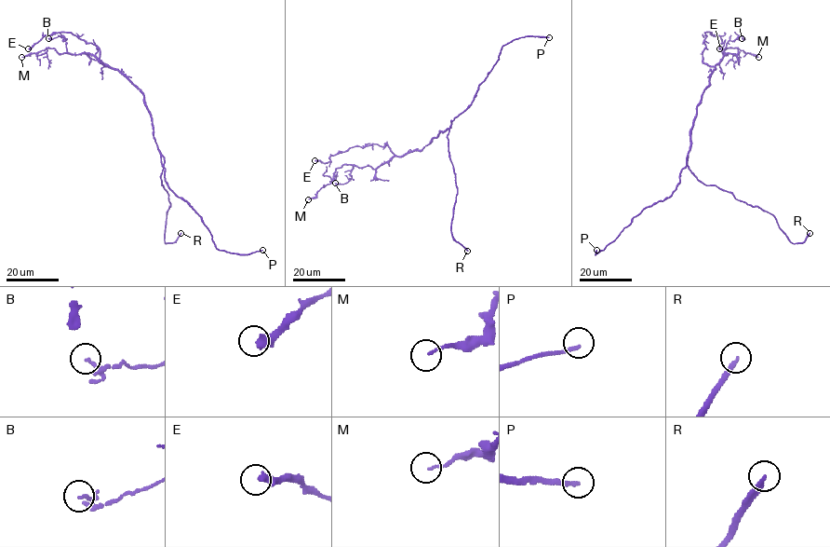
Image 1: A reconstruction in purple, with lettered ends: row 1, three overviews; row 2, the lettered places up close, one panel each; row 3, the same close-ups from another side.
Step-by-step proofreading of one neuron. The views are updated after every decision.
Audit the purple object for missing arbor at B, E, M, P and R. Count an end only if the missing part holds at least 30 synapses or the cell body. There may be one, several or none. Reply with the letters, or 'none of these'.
P, R

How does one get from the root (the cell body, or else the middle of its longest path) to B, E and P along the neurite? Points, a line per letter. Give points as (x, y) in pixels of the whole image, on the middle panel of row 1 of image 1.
B: (441, 131), (421, 149), (394, 156), (375, 169), (354, 165), (351, 178), (346, 183), (335, 183)
E: (441, 131), (421, 149), (402, 156), (386, 143), (372, 143), (339, 152), (327, 162), (314, 160)
P: (441, 131), (448, 128), (451, 121), (471, 102), (477, 87), (491, 70), (504, 45), (528, 35), (549, 37)

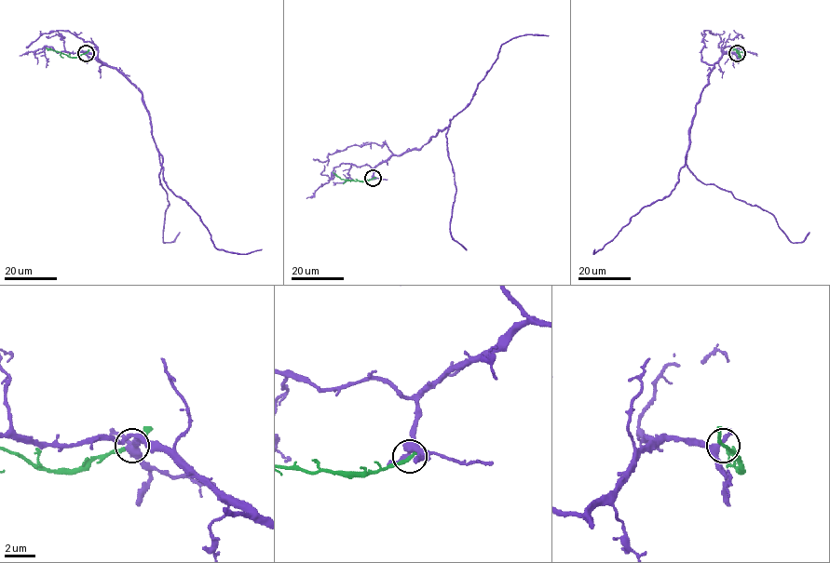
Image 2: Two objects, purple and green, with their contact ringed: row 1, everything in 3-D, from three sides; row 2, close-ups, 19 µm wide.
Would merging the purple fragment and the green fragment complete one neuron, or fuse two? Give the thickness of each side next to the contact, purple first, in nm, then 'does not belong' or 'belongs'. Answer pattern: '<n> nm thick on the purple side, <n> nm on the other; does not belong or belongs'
320 nm thick on the purple side, 200 nm on the other; does not belong

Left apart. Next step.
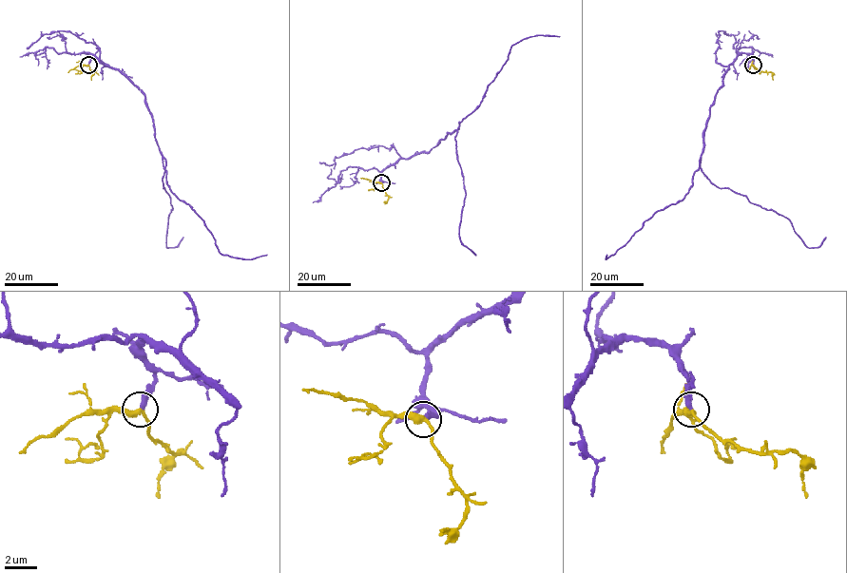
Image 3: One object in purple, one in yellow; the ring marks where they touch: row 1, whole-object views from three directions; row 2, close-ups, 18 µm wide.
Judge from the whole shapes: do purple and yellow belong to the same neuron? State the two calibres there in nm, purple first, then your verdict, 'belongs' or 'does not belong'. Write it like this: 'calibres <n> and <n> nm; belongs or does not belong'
calibres 360 and 320 nm; belongs

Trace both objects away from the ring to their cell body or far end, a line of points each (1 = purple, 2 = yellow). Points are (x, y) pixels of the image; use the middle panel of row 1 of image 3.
1: (381, 183), (384, 169), (401, 159), (428, 152), (456, 129), (480, 104), (514, 44), (539, 35), (559, 36)
2: (381, 183), (388, 197), (384, 202)

